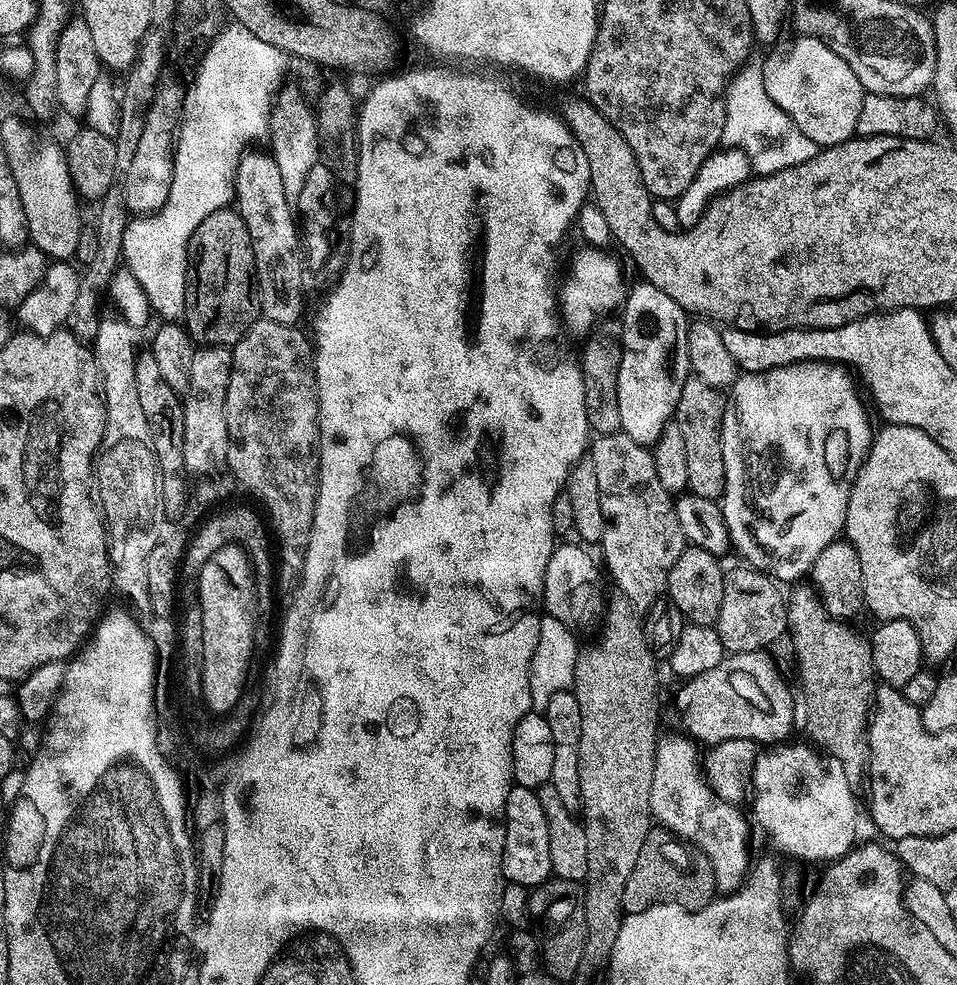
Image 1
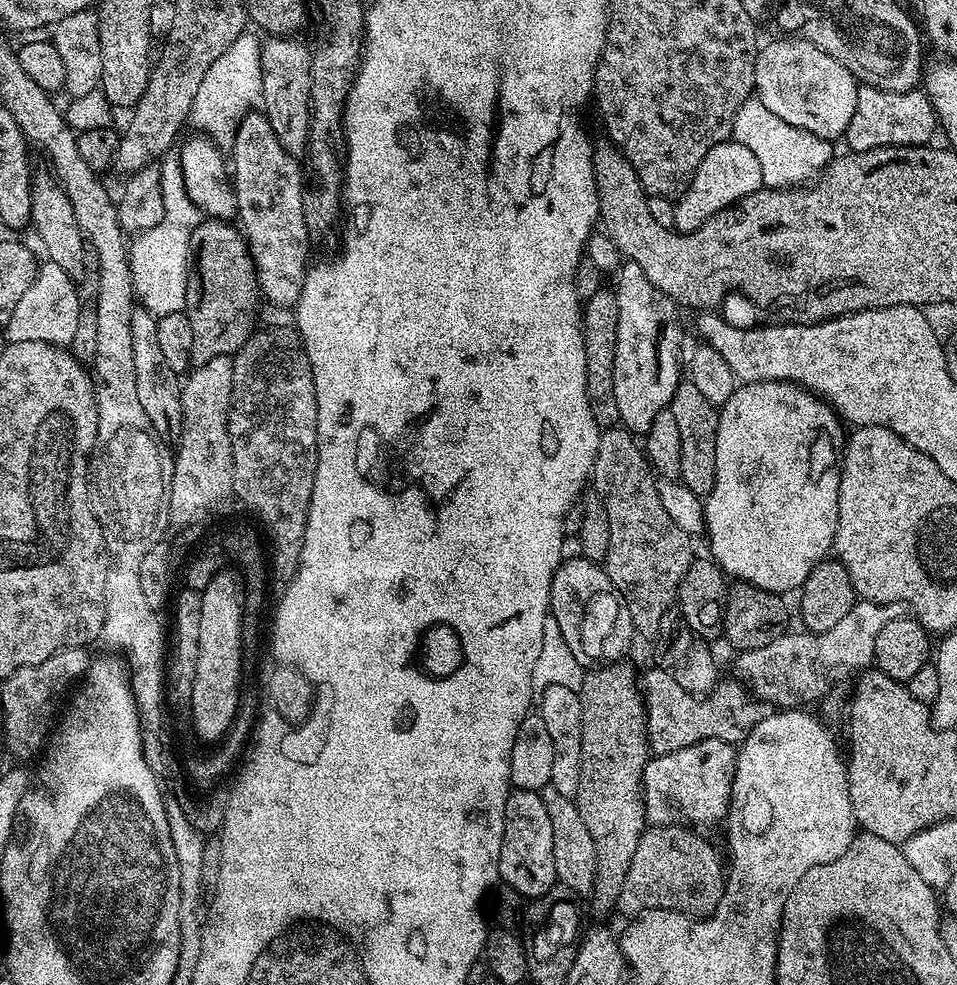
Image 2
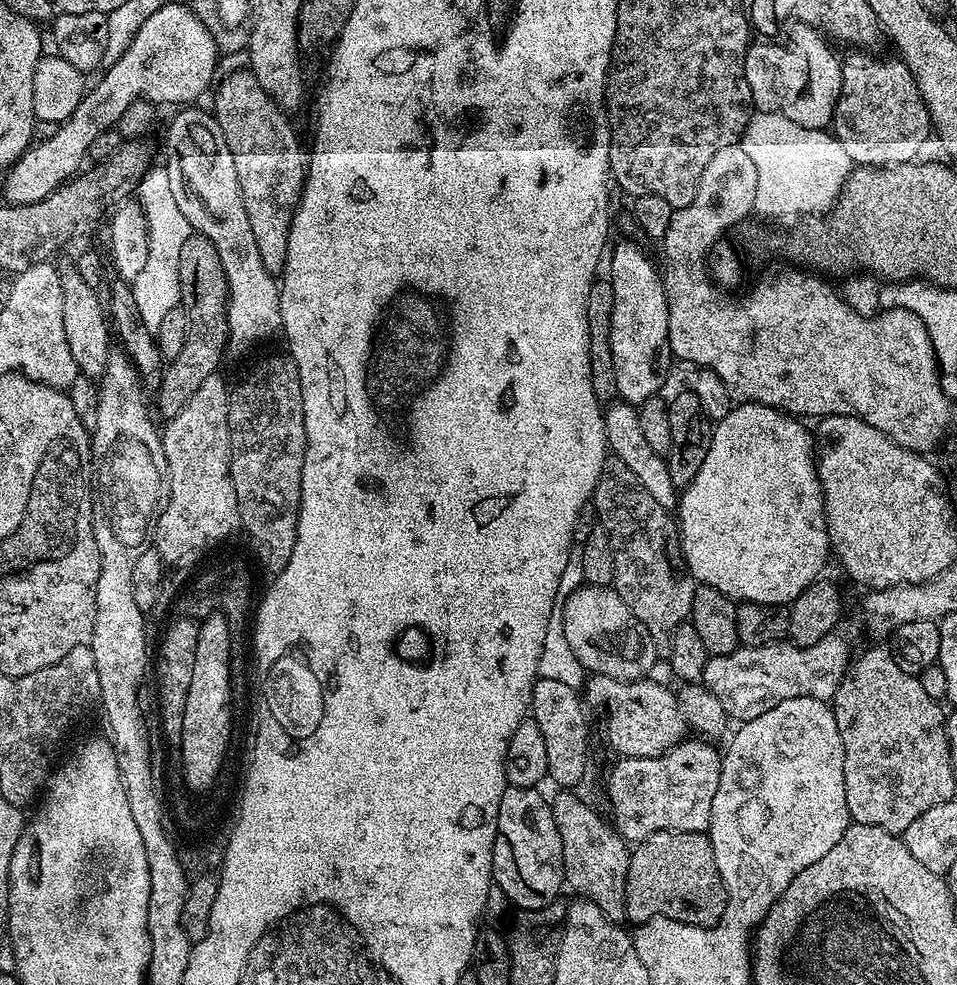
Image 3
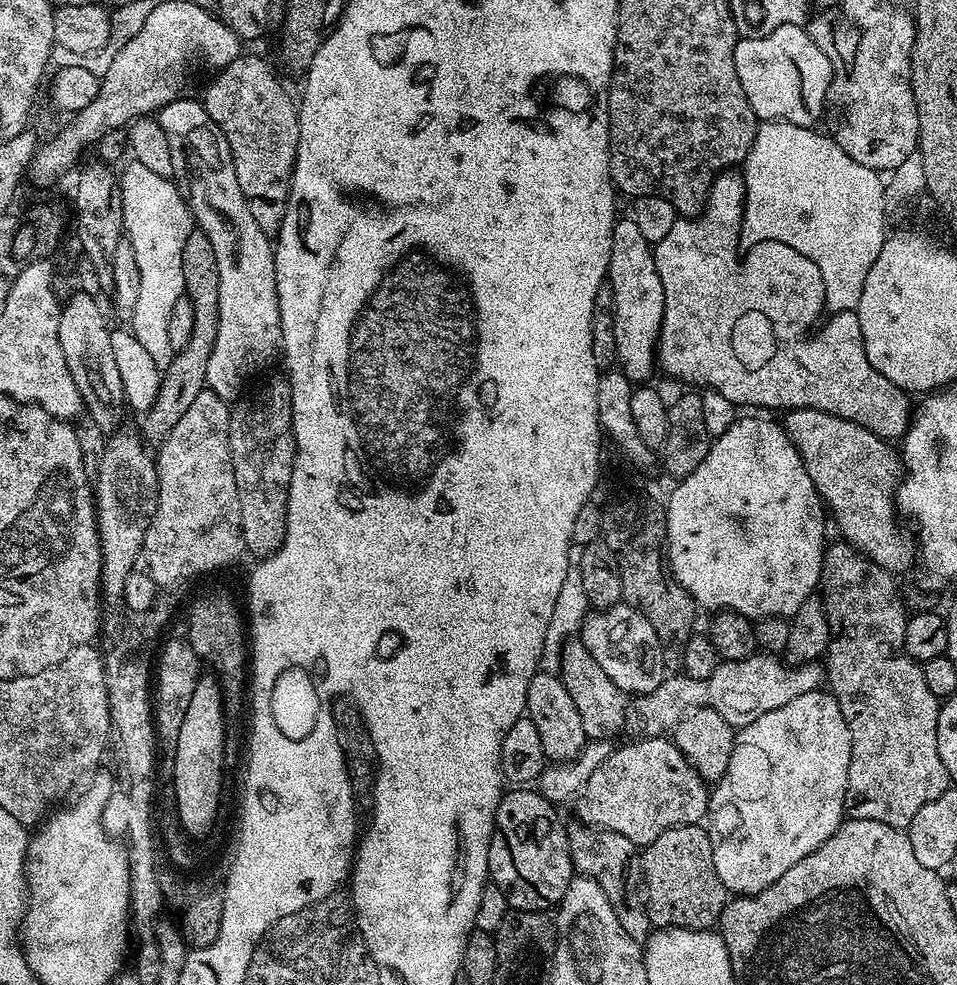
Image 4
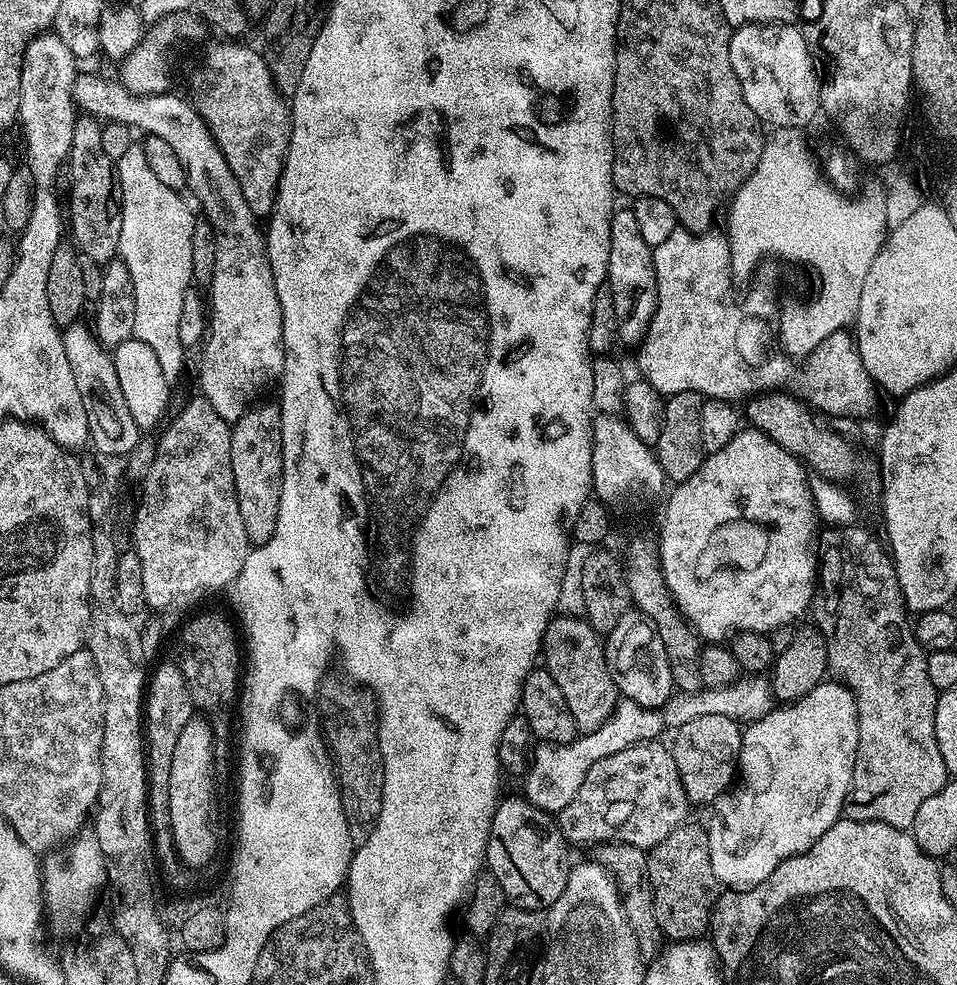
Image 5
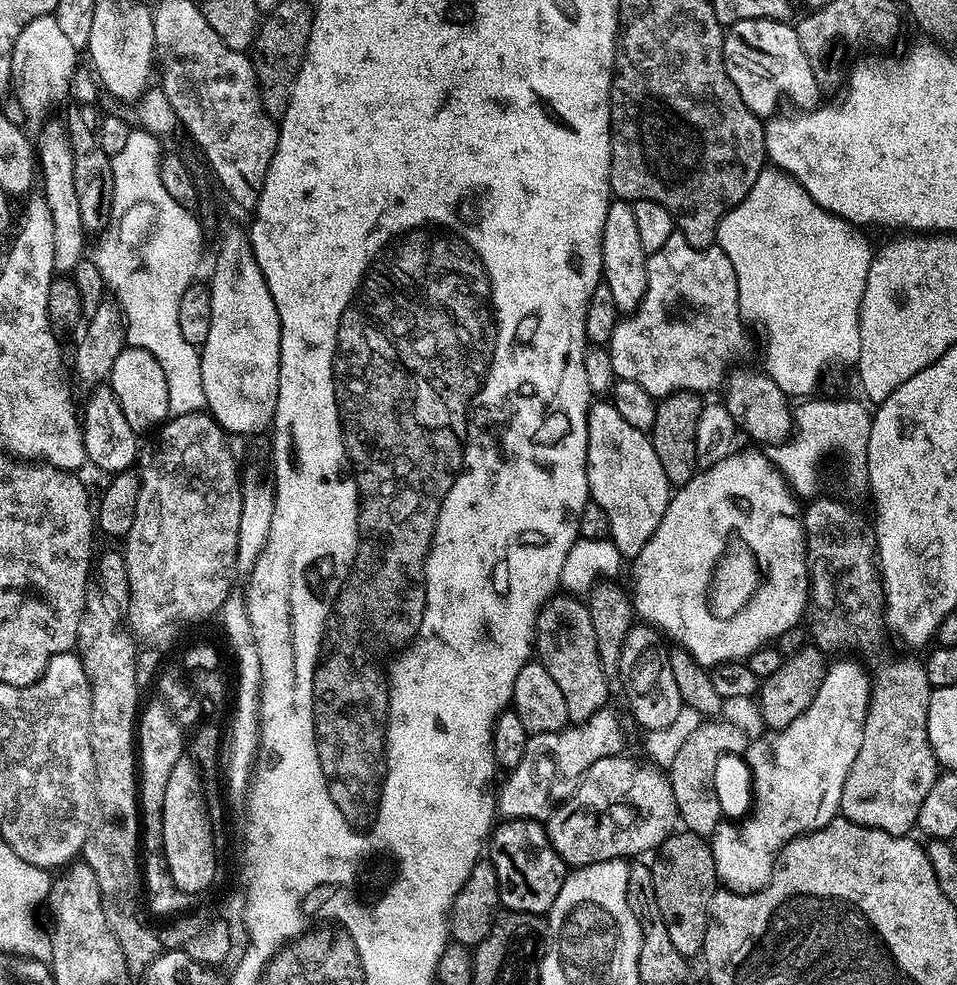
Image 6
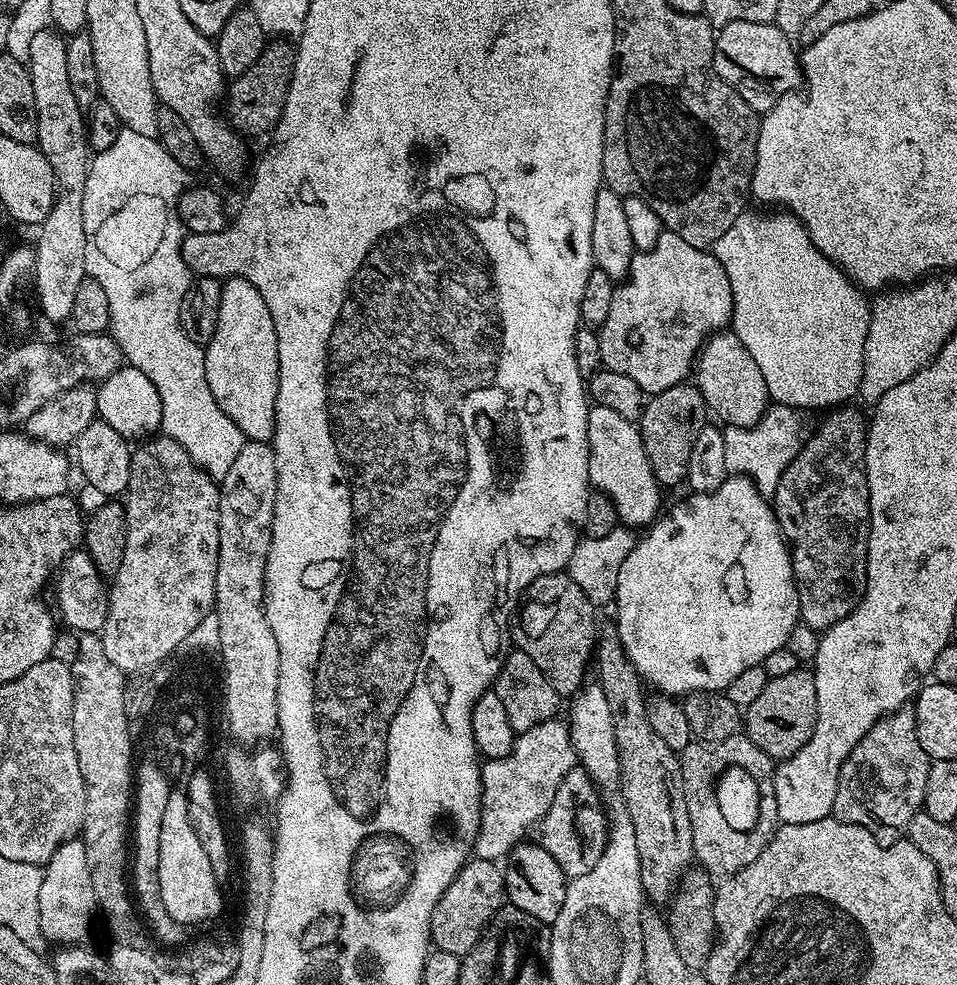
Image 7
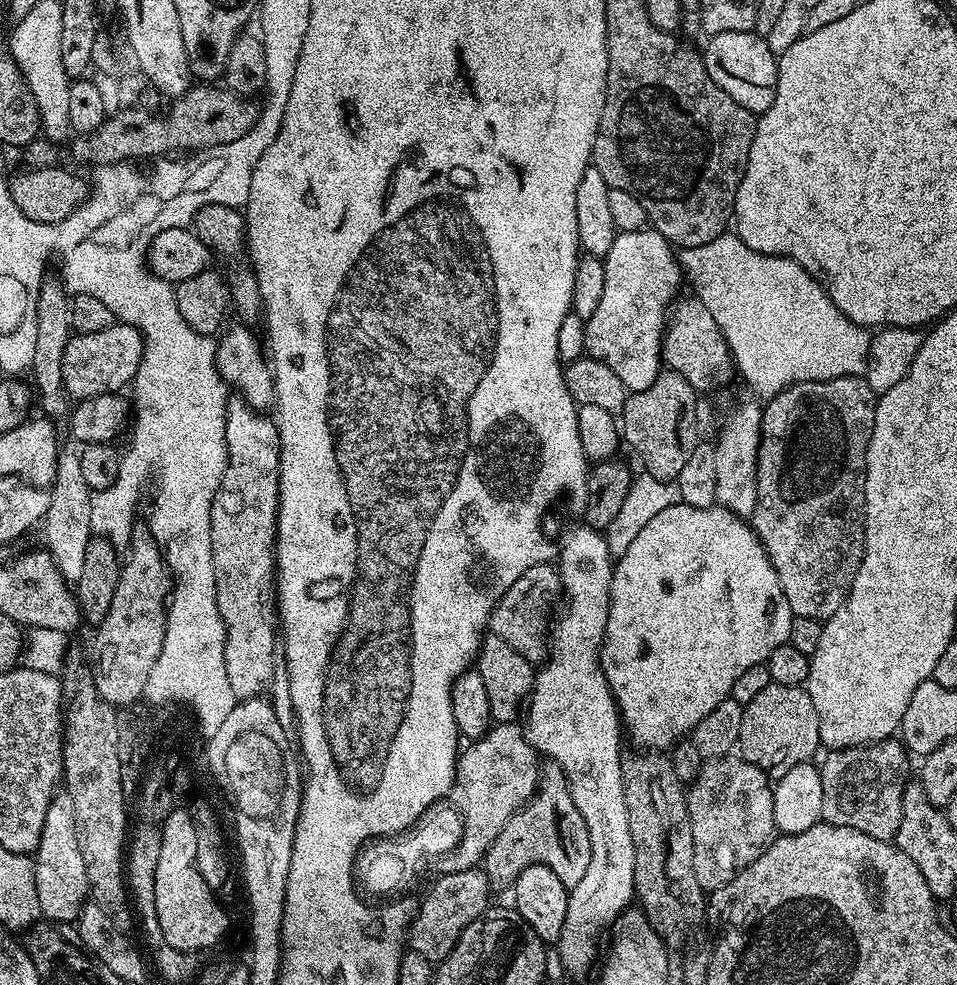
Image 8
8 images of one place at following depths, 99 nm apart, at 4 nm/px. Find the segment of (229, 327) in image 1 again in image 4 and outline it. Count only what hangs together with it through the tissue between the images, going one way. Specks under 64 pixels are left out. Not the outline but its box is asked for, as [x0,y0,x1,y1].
[138,230,218,446]

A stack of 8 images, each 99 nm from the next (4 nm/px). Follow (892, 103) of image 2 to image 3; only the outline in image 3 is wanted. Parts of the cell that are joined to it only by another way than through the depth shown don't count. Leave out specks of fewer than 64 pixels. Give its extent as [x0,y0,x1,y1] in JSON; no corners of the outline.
[831,50,930,168]

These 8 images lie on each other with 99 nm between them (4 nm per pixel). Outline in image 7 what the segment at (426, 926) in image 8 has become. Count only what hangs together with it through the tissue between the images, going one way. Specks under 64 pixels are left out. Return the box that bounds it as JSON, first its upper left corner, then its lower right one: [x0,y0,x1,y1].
[431,859,505,957]

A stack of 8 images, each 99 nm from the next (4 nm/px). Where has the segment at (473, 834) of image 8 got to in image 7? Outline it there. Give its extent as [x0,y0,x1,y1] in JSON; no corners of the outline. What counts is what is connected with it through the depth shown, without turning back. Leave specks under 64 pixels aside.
[474,718,578,862]

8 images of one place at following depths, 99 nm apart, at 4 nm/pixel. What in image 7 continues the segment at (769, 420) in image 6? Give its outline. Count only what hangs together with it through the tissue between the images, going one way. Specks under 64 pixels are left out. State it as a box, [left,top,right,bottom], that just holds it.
[694,330,770,426]

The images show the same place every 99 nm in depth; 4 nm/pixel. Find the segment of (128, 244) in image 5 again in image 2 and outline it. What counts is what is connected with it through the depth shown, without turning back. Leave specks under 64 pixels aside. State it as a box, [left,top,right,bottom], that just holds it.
[128,154,202,318]

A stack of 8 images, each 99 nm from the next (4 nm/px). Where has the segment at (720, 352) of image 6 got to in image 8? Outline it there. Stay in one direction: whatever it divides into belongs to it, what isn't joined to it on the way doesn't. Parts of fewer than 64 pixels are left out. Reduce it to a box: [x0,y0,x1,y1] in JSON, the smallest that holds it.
[584,226,682,392]

